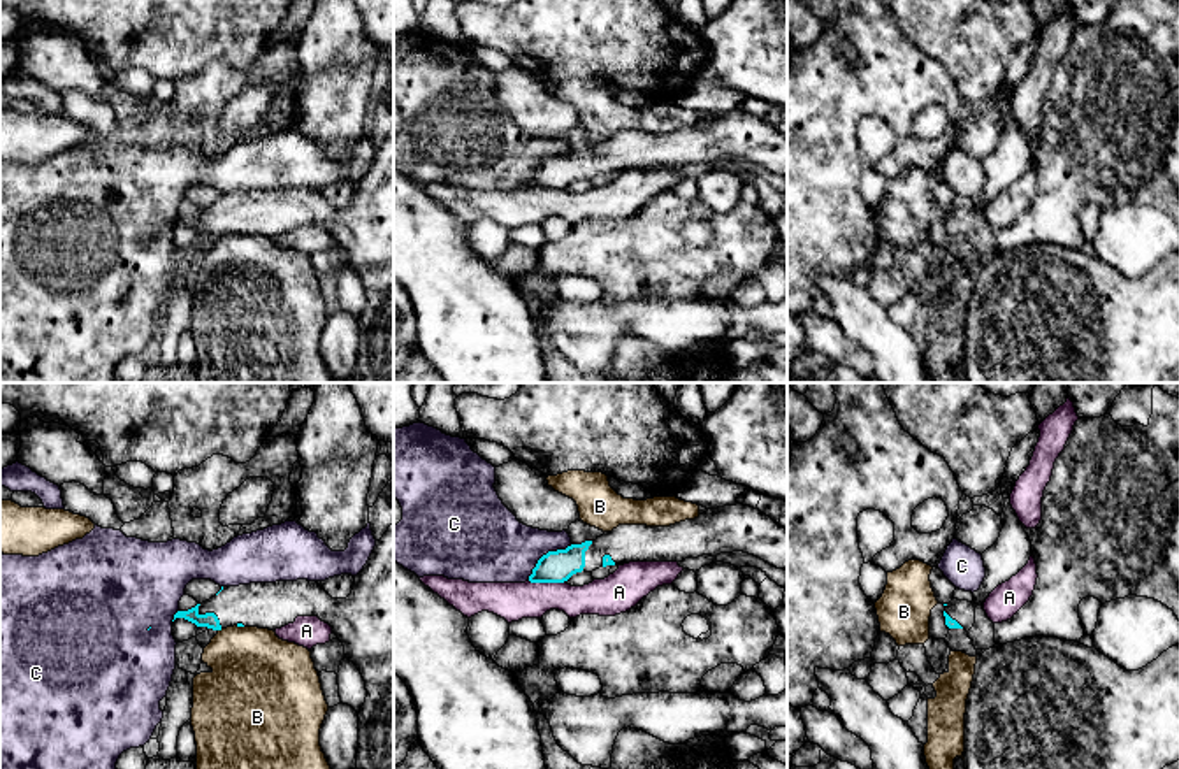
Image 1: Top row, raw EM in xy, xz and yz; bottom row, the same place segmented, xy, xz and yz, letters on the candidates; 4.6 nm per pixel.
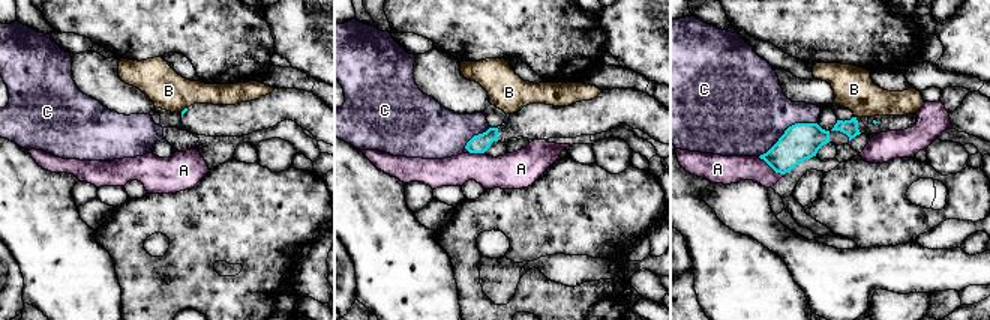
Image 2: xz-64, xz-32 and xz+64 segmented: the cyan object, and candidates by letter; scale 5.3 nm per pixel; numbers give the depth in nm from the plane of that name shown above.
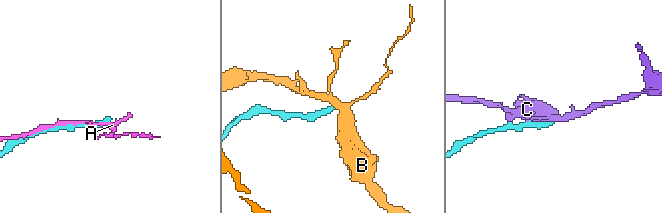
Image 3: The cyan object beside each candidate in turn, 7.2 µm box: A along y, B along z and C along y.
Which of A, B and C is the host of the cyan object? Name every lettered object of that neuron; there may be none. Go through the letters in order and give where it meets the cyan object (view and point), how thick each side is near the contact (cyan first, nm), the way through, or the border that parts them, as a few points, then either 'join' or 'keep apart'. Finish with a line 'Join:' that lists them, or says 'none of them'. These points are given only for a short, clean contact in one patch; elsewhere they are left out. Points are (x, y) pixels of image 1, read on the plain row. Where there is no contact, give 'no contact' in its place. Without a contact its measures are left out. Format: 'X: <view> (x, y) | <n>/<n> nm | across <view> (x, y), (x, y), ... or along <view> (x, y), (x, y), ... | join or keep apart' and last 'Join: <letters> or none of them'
A: xz (547, 188) | 150/180 nm | keep apart
B: xy (239, 232) | 20/400 nm | keep apart
C: xz (547, 160) | 150/320 nm | keep apart
Join: none of them

